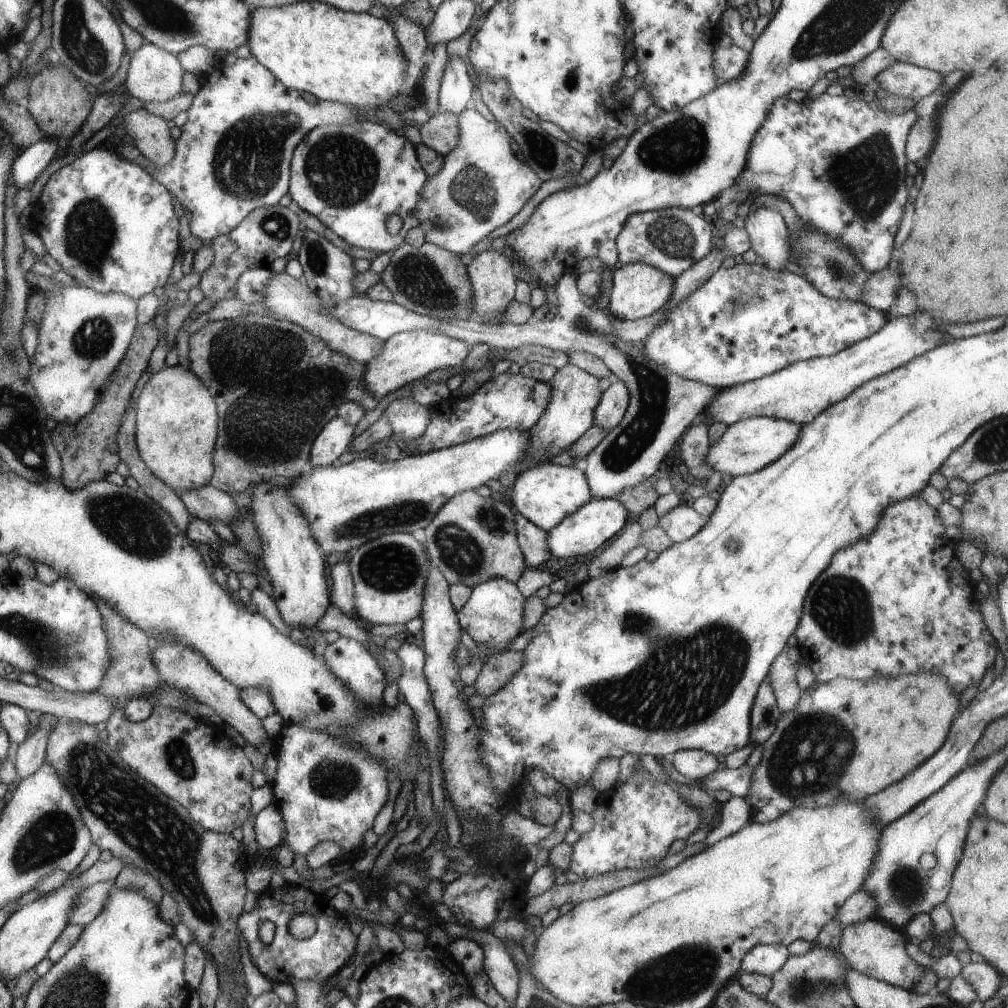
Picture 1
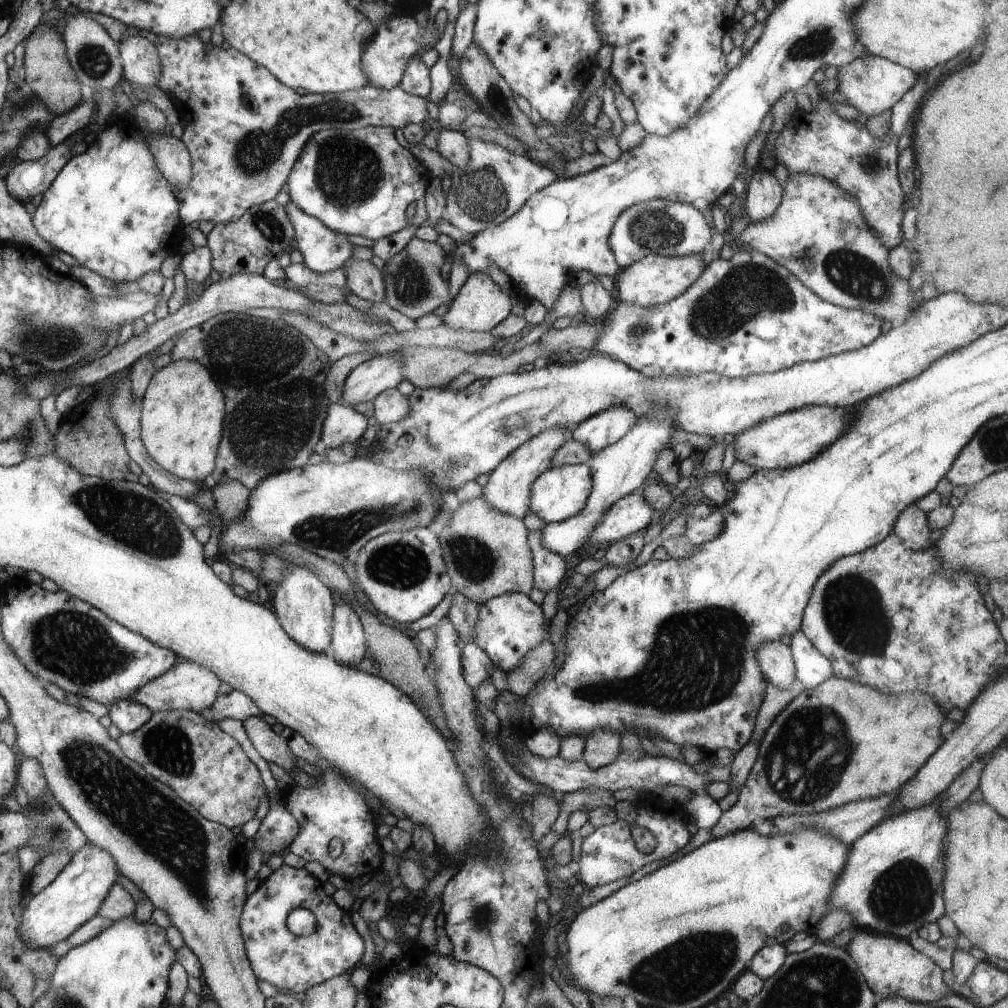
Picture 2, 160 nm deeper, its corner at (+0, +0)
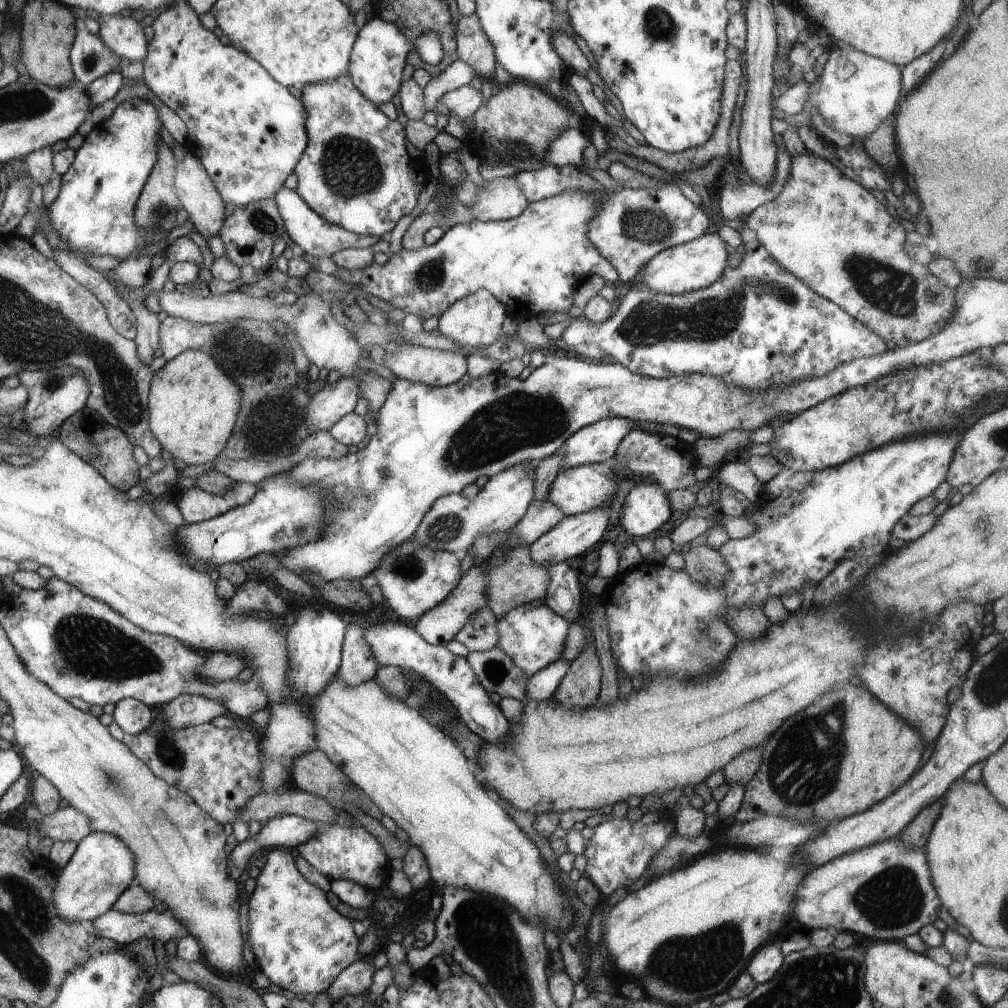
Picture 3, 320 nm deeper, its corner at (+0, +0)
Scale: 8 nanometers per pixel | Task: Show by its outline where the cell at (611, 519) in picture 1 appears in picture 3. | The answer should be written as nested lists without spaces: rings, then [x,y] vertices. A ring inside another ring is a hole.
[[[640,482],[626,496],[618,528],[632,536],[648,537],[671,519],[672,511],[668,491],[658,483]]]

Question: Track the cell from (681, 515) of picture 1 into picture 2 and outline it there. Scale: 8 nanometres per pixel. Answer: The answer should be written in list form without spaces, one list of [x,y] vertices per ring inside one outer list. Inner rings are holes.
[[[714,508],[713,513],[705,519],[697,519],[686,512],[684,514],[687,521],[684,536],[696,545],[713,541],[725,529],[725,516],[721,508]]]

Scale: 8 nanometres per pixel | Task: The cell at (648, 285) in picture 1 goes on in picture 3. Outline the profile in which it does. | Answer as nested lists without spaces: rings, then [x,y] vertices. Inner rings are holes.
[[[704,233],[694,240],[667,248],[646,262],[638,285],[648,287],[657,293],[683,295],[684,293],[706,288],[719,281],[728,267],[728,252],[725,241],[717,233]]]

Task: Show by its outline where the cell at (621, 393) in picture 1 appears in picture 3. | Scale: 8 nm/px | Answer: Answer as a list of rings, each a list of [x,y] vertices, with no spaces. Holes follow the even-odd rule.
[[[608,417],[586,425],[562,444],[563,468],[604,463],[615,456],[616,449],[628,432],[640,429],[638,422]]]

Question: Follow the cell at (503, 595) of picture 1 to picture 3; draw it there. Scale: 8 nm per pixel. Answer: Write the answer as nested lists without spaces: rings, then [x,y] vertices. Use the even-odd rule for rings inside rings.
[[[529,604],[518,605],[516,608],[513,608],[508,612],[504,618],[501,618],[499,621],[497,620],[499,634],[499,643],[497,646],[508,654],[508,656],[514,661],[514,664],[526,672],[530,678],[535,672],[546,668],[546,666],[561,658],[568,631],[570,630],[569,626],[569,621],[563,616],[560,616],[559,613],[556,613],[546,604],[538,607],[531,607]]]

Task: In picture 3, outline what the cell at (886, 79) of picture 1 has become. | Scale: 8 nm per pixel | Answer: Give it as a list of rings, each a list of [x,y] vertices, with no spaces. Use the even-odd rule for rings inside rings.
[[[830,43],[828,57],[820,63],[817,77],[807,84],[806,110],[814,108],[826,126],[862,140],[880,123],[892,119],[901,101],[901,80],[901,68],[897,65],[856,50],[842,53]]]

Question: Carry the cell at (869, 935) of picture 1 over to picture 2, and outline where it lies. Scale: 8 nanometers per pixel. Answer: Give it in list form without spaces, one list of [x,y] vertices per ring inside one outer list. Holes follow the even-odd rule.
[[[857,930],[846,950],[878,999],[896,997],[926,1004],[956,994],[953,987],[944,983],[943,970],[931,958],[919,953],[907,939]]]

